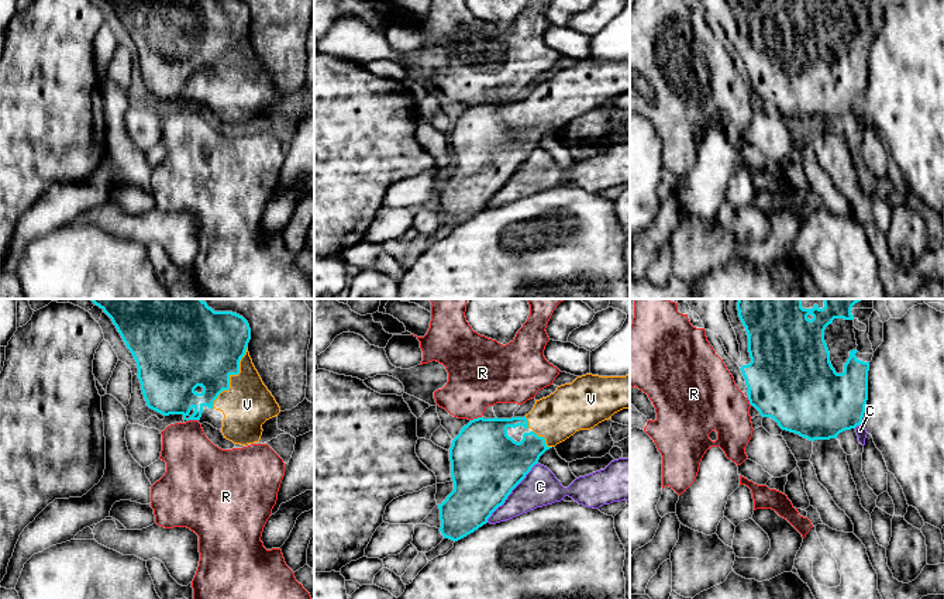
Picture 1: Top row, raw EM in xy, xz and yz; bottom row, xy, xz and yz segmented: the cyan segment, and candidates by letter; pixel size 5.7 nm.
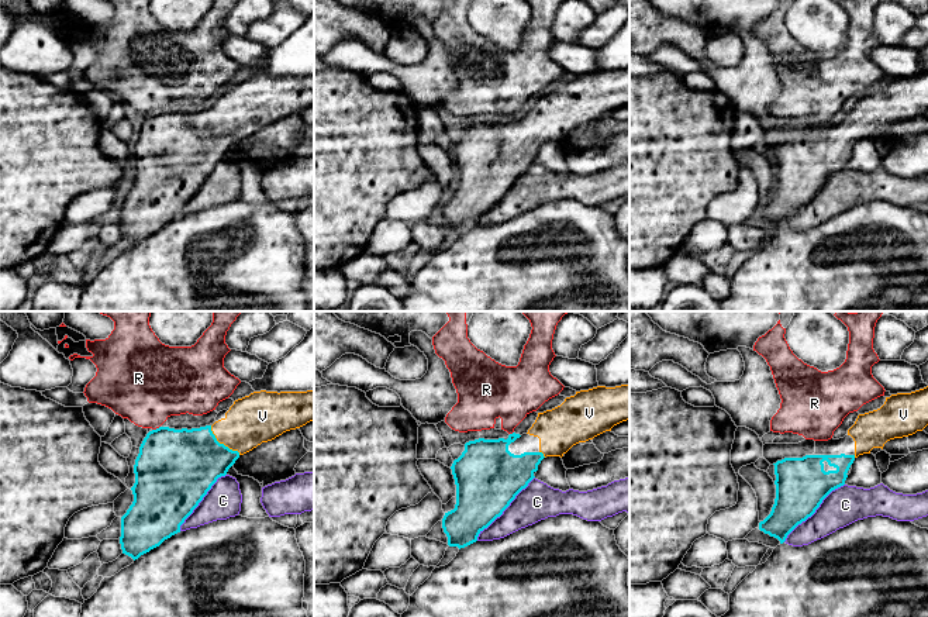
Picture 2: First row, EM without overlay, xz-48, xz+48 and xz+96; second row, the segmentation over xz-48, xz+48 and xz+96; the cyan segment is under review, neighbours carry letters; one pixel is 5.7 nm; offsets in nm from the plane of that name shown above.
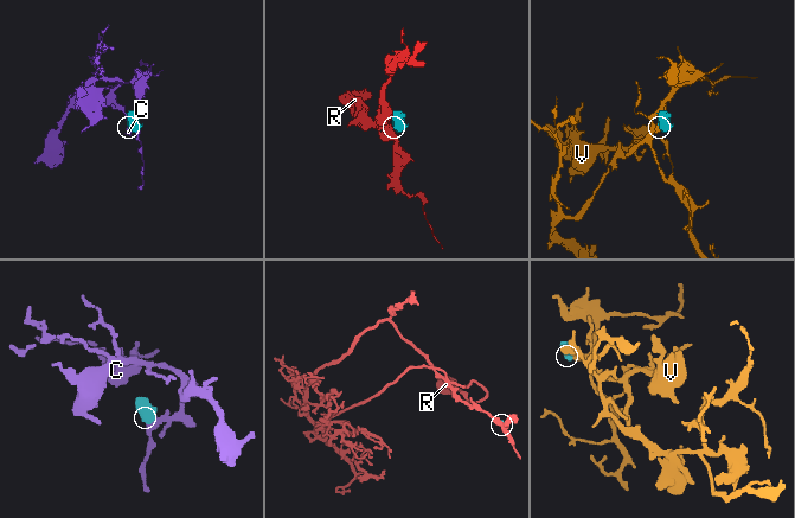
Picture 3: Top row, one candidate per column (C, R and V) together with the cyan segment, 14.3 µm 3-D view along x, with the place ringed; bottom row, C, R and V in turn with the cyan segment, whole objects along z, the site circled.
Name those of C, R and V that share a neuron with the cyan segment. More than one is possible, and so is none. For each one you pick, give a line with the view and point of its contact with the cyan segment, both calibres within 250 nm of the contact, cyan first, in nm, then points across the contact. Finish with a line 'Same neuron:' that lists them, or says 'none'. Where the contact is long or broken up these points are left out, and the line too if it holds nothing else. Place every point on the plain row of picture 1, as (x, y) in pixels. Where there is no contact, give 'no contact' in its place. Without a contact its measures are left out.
V: xy (228, 61) | 400/280 nm
Same neuron: V

